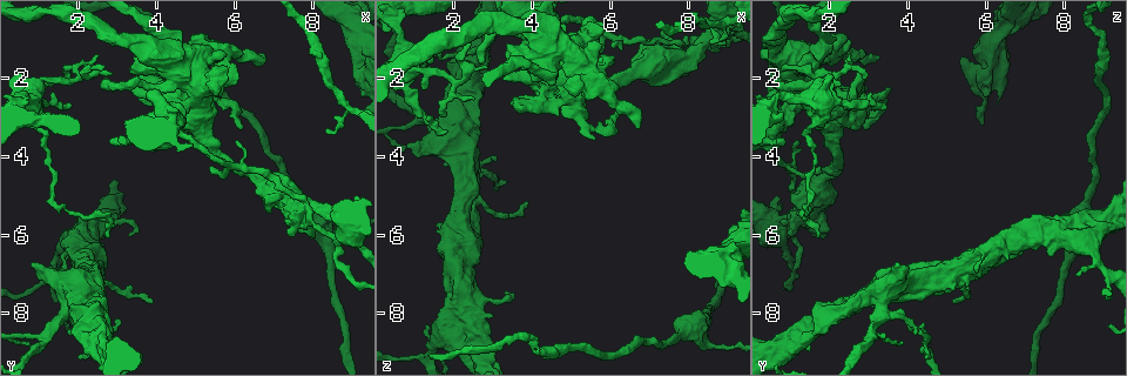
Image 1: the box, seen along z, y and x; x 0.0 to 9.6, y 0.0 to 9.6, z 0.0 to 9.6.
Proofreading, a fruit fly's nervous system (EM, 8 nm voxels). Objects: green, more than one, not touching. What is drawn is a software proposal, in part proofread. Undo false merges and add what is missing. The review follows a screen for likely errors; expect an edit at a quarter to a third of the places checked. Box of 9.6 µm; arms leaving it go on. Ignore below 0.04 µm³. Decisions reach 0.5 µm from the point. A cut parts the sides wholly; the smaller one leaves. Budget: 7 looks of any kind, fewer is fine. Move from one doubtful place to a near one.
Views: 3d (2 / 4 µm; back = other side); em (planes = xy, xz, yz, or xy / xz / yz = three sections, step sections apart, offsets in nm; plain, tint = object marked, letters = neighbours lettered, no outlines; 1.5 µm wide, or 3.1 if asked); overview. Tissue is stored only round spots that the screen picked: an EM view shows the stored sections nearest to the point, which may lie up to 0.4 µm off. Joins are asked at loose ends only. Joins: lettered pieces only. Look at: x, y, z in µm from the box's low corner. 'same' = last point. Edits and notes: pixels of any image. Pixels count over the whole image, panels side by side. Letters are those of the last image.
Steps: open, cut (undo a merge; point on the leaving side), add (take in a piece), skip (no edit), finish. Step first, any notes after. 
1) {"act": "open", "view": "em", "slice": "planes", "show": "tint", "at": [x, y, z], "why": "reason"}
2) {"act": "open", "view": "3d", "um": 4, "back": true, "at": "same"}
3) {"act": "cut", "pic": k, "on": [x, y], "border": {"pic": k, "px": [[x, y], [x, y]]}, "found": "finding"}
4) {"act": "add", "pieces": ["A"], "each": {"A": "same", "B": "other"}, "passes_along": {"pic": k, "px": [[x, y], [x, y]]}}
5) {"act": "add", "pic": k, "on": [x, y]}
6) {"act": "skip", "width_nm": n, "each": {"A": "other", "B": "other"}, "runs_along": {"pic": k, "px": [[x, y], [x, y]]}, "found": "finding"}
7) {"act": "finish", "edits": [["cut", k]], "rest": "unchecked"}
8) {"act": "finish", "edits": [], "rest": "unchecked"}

{"act": "open", "view": "em", "slice": "planes", "show": "tint", "at": [2.60, 1.45, 2.55], "why": "an open end"}

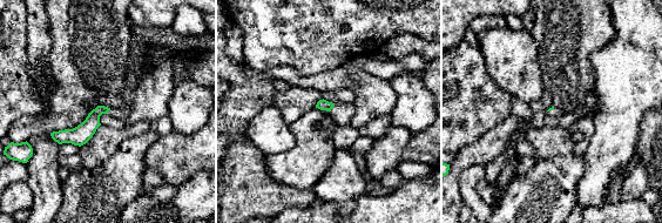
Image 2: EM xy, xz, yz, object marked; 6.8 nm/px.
{"act": "open", "view": "em", "slice": "planes", "show": "letters", "at": "same", "why": "see the neighbours"}

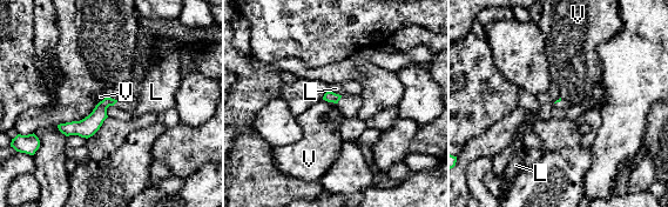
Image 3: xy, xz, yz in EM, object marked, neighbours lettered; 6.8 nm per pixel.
{"act": "skip", "longest_contact_nm": ["L", 90], "each": {"L": "other", "V": "other"}, "border": {"pic": 3, "px": [[323, 99], [329, 102]]}, "found": "no lettered piece goes on from it"}

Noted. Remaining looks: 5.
{"act": "open", "view": "em", "slice": "planes", "show": "letters", "at": [0.80, 6.80, 3.75], "why": "stops while still wide"}

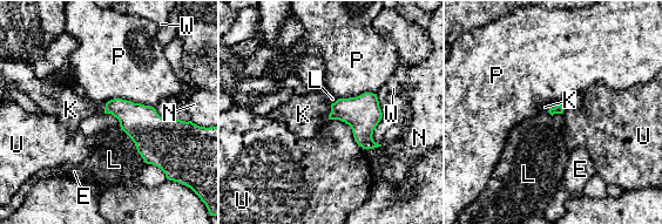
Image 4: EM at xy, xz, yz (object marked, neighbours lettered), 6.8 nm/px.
{"act": "add", "pieces": ["K"], "each": {"E": "other", "K": "same", "L": "other", "N": "other", "P": "other", "U": "other", "W": "other"}, "passes_along": {"pic": 4, "px": [[363, 114], [331, 112], [303, 114]]}, "found": "the cell continues"}

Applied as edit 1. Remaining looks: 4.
{"act": "open", "view": "overview", "why": "redraw"}

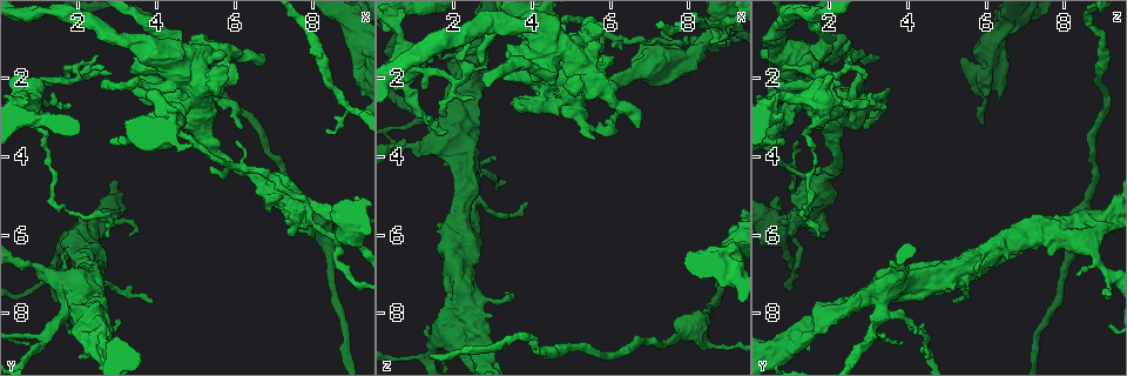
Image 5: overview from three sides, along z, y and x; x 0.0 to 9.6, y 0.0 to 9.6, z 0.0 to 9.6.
{"act": "open", "view": "3d", "um": 4, "at": [4.15, 1.10, 9.05], "why": "thick turns thin"}

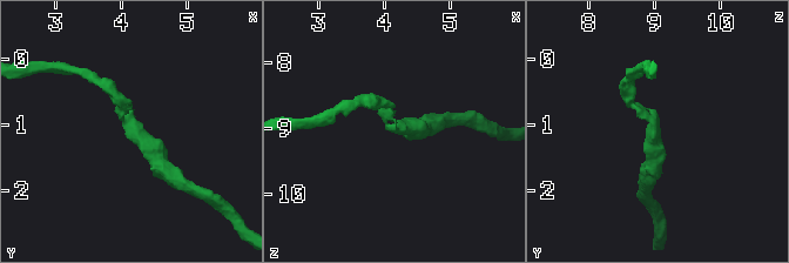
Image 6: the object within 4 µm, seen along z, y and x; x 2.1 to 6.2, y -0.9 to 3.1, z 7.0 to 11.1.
{"act": "open", "view": "em", "slice": "planes", "show": "letters", "at": [4.20, 1.05, 9.00], "arm_widths_nm": [170, 280]}

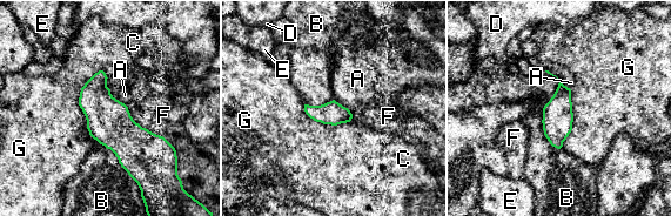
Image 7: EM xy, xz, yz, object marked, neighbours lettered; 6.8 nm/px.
{"act": "skip", "width_nm": 160, "each": {"A": "other", "B": "other", "C": "other", "D": "other", "E": "other", "F": "other", "G": "other"}, "border": {"pic": 7, "px": [[101, 69], [80, 92], [87, 130]]}, "found": "continuous, no second cell"}

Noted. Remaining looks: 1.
{"act": "finish", "edits": [["add", 4]], "rest": "unchecked"}

